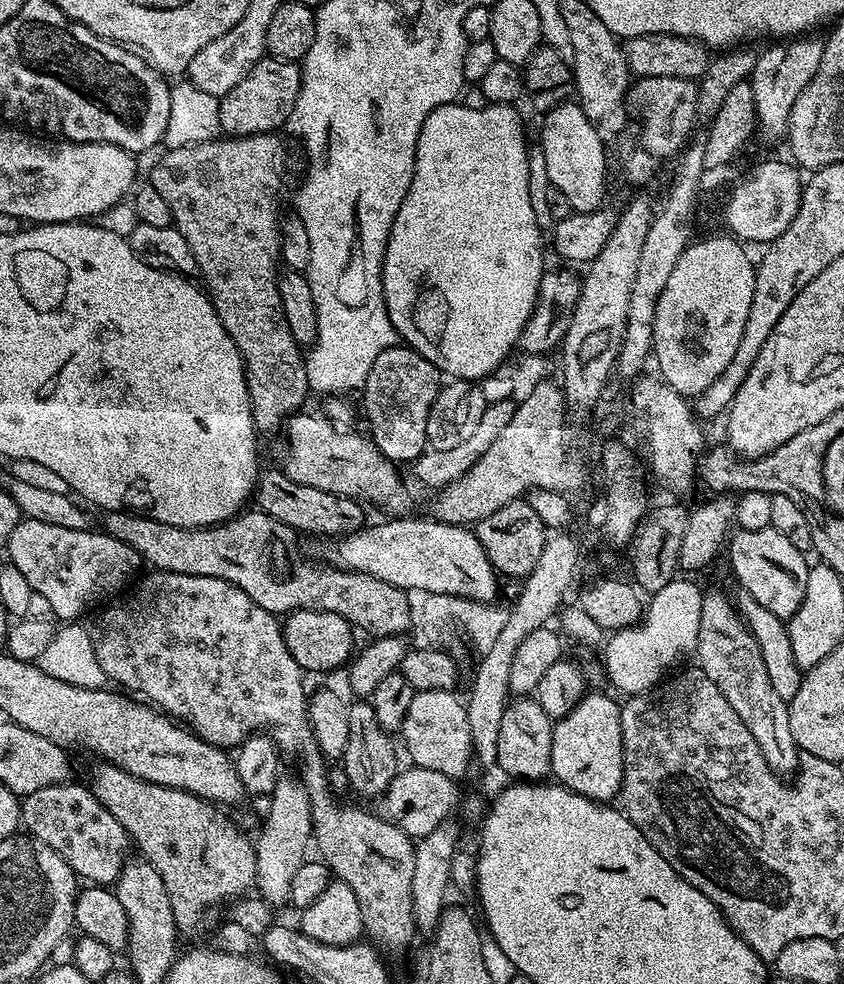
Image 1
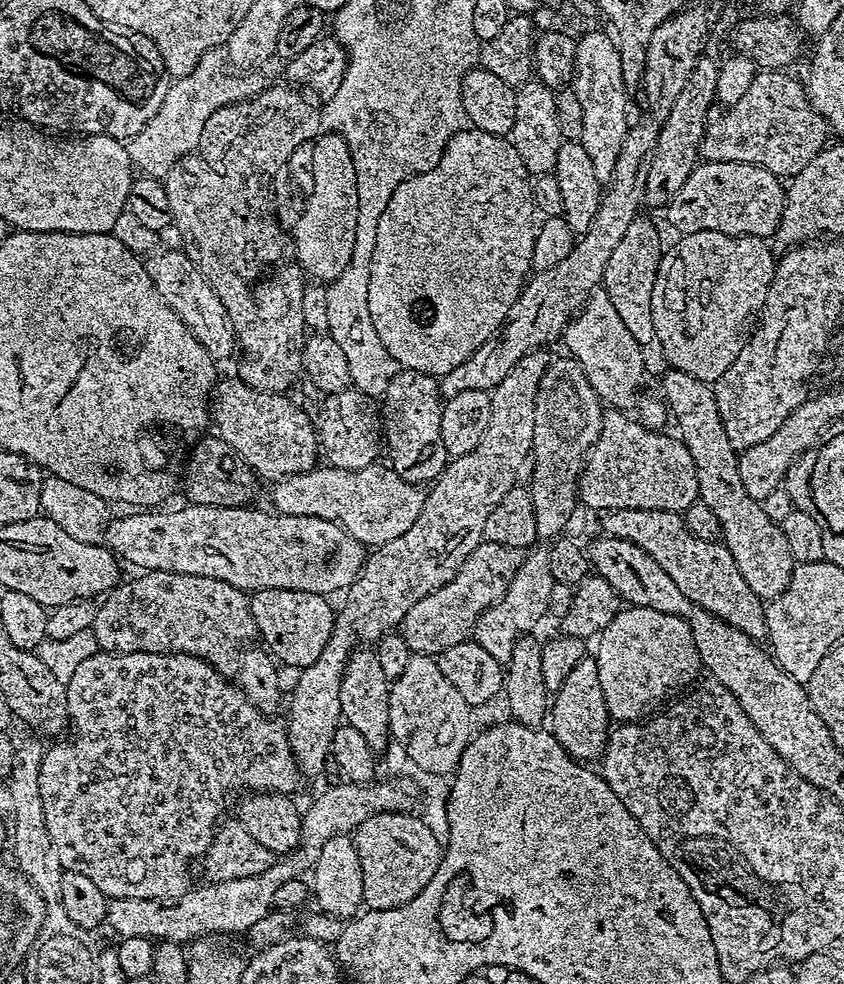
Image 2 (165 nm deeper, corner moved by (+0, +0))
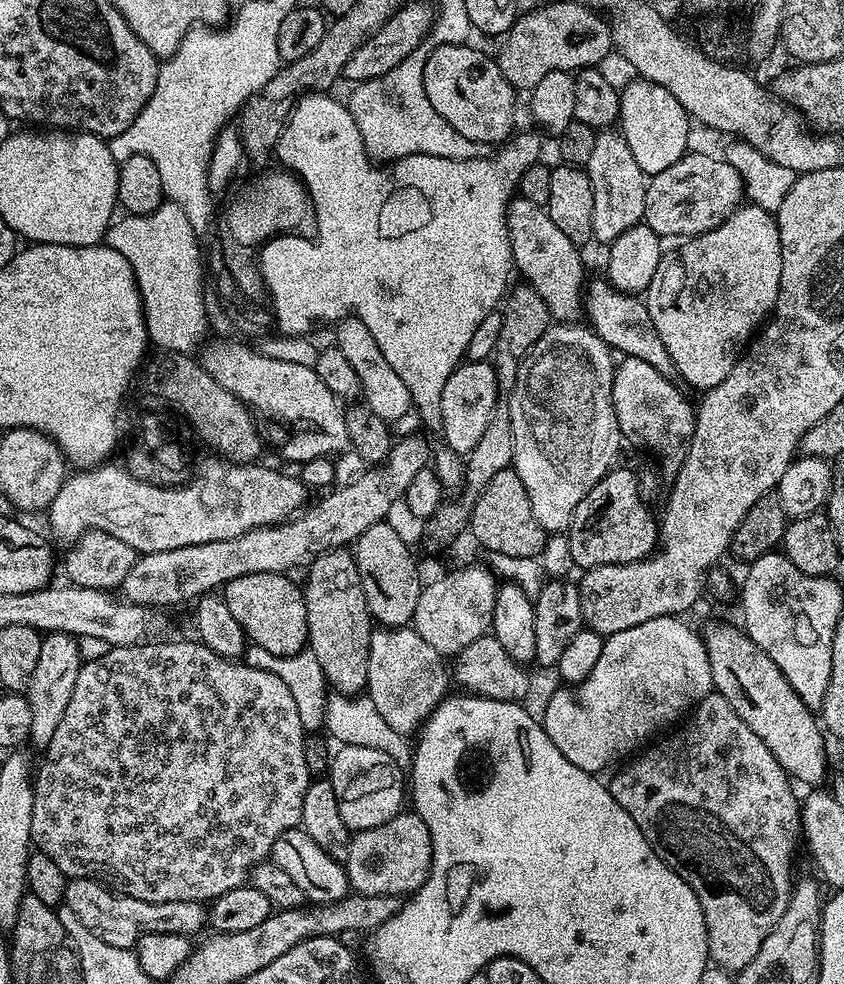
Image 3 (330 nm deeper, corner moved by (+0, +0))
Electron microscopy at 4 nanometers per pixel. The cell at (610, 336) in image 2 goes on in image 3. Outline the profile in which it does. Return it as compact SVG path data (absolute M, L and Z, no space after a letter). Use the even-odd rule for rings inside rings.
M517 195L508 201L508 237L512 247L512 262L517 273L521 272L523 279L538 290L542 302L550 310L553 321L576 322L582 316L582 301L586 291L586 279L584 280L584 260L580 257L581 249L558 226L554 226L554 218L550 218L547 207L542 204L530 202L530 198Z

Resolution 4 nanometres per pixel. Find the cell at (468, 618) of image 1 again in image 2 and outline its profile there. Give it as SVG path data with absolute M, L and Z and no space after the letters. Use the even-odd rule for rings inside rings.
M538 546L527 553L525 561L508 583L507 590L497 603L480 615L474 626L472 638L476 644L493 655L494 660L502 666L508 664L518 637L529 633L532 627L548 614L550 593L555 583L550 570L548 551L547 547Z

